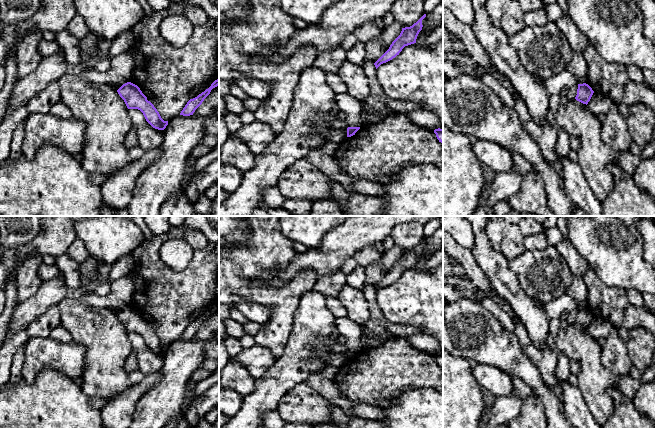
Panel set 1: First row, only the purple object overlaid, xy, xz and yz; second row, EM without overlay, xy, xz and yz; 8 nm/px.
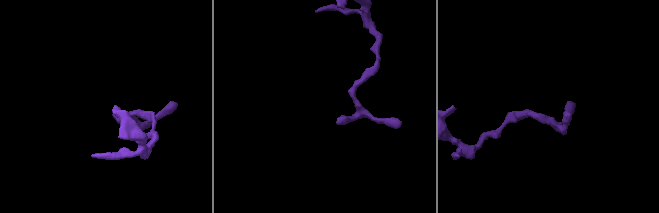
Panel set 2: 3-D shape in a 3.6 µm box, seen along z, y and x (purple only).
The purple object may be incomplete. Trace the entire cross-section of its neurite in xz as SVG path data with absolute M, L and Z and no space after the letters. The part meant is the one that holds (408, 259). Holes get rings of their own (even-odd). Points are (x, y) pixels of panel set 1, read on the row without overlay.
M424 238L416 247L410 251L402 252L400 259L392 266L389 273L374 287L376 293L383 287L395 282L405 270L416 267L417 260L422 254L422 244L426 241Z

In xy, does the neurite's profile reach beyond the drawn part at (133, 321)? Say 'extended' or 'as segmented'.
as segmented

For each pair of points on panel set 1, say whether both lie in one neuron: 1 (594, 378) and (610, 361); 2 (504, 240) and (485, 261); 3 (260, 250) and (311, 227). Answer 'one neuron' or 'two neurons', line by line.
1: two neurons
2: two neurons
3: two neurons

